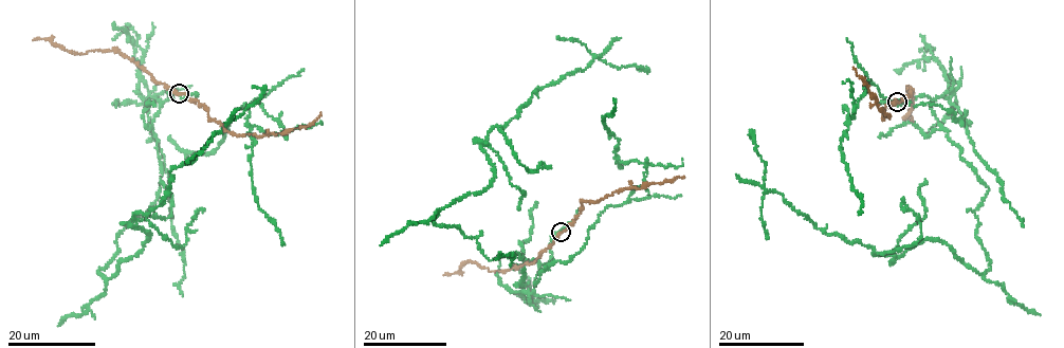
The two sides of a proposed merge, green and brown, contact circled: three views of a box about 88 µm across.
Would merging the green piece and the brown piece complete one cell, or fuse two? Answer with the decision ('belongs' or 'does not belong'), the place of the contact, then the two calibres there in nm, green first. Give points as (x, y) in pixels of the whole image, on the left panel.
does not belong | (179, 93) | 140/180 nm

